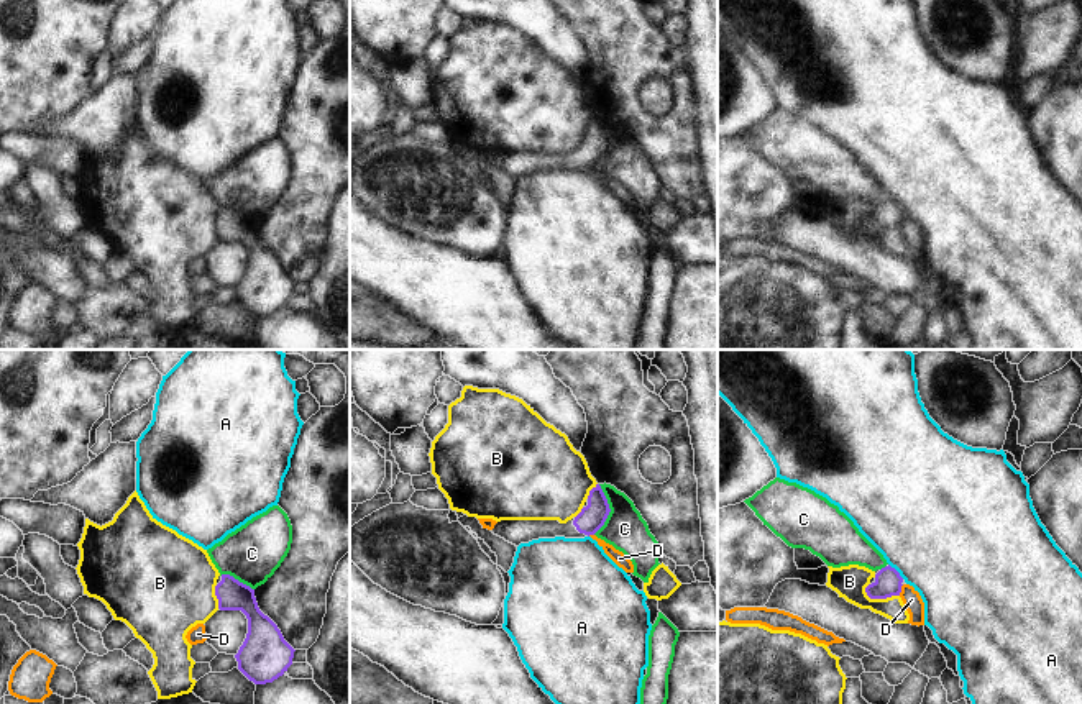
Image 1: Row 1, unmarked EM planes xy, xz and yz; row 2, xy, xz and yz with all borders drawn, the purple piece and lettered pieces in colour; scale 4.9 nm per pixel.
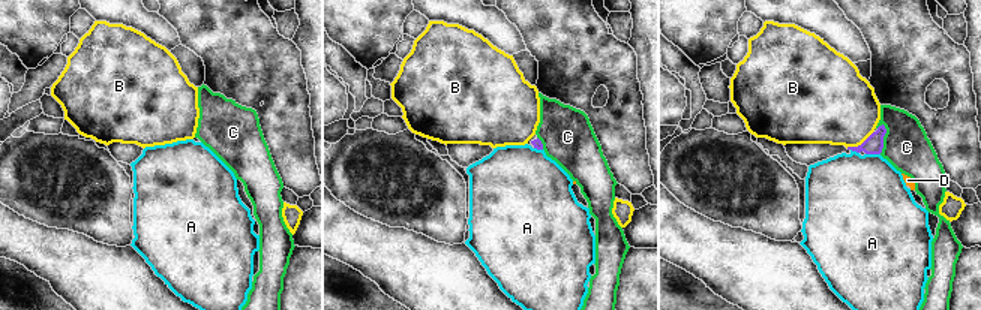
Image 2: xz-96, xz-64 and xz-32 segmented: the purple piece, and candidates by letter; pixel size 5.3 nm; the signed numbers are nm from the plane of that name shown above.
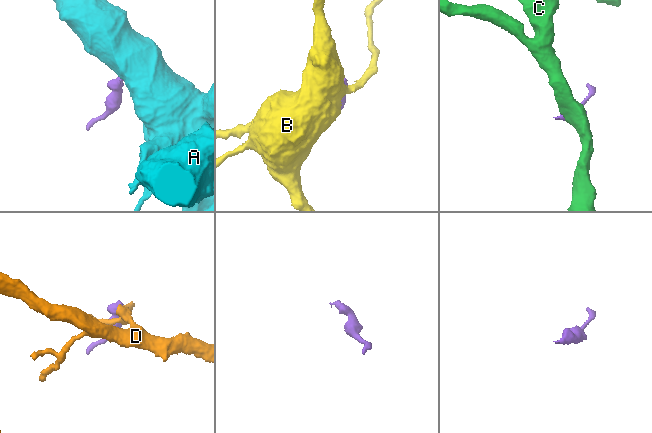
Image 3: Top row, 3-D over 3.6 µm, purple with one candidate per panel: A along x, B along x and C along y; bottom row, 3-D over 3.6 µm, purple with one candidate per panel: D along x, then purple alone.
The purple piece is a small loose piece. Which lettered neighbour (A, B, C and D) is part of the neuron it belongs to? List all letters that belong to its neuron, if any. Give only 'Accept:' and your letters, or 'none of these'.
Accept: none of these

